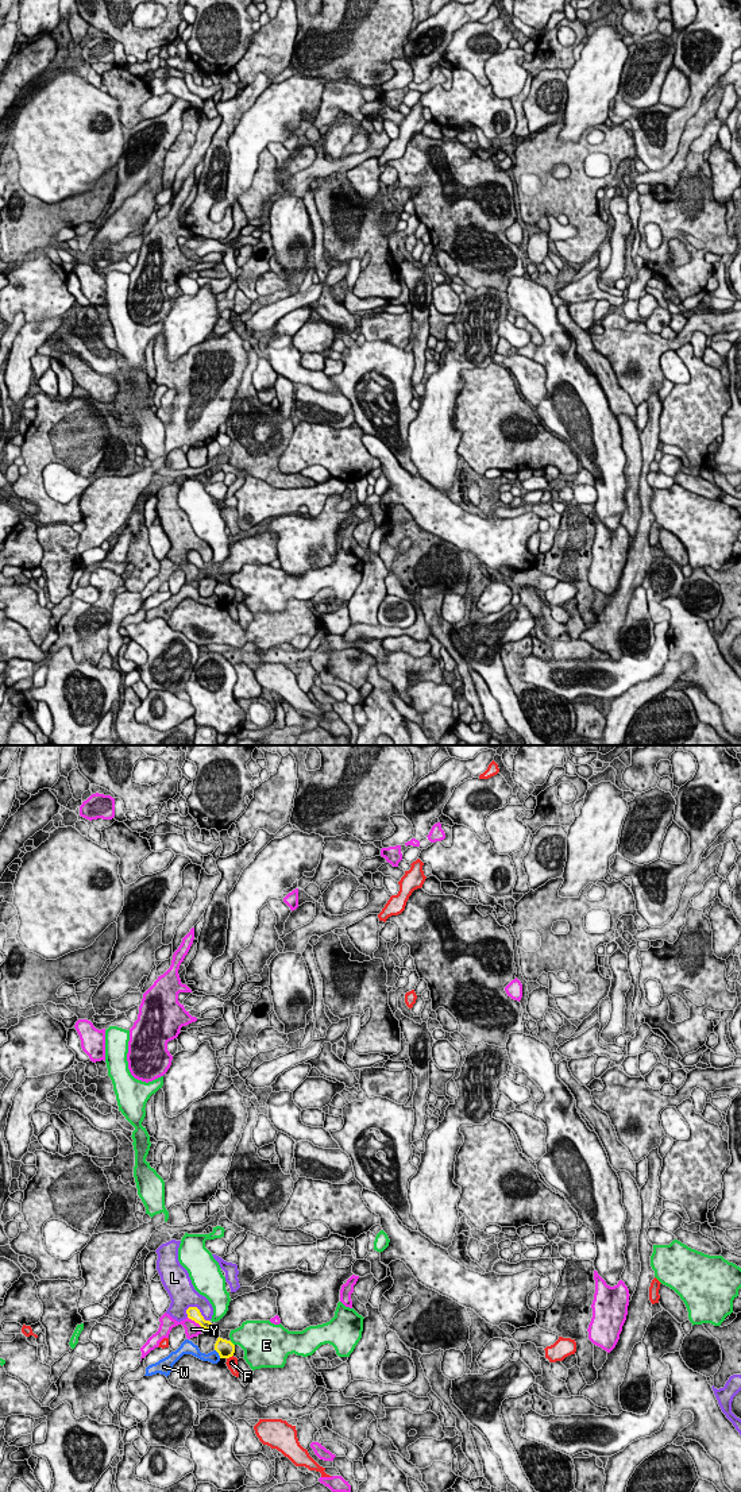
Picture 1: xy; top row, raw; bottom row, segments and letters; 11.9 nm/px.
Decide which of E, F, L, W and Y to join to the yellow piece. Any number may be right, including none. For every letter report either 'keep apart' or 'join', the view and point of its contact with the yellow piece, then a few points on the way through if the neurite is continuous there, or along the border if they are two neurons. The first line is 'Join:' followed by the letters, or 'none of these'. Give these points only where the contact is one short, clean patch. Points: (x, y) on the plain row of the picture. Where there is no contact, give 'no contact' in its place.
Join: none of these
E: keep apart; meets yellow in xy at (232, 588)
F: keep apart; meets yellow in xy at (230, 600)
L: keep apart; meets yellow in xy at (199, 554)
W: keep apart; meets yellow in xy at (217, 596); border along xy (215, 593), (220, 601)
Y: keep apart; meets yellow in xy at (196, 566)

